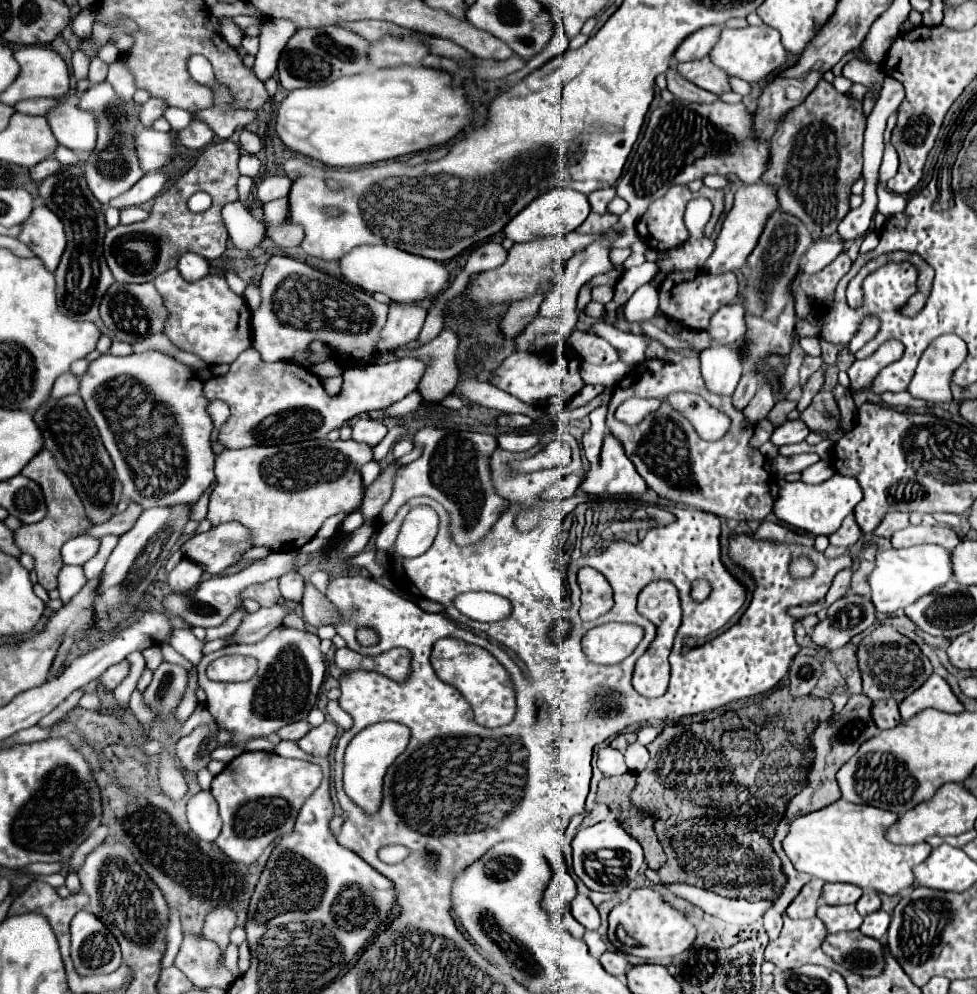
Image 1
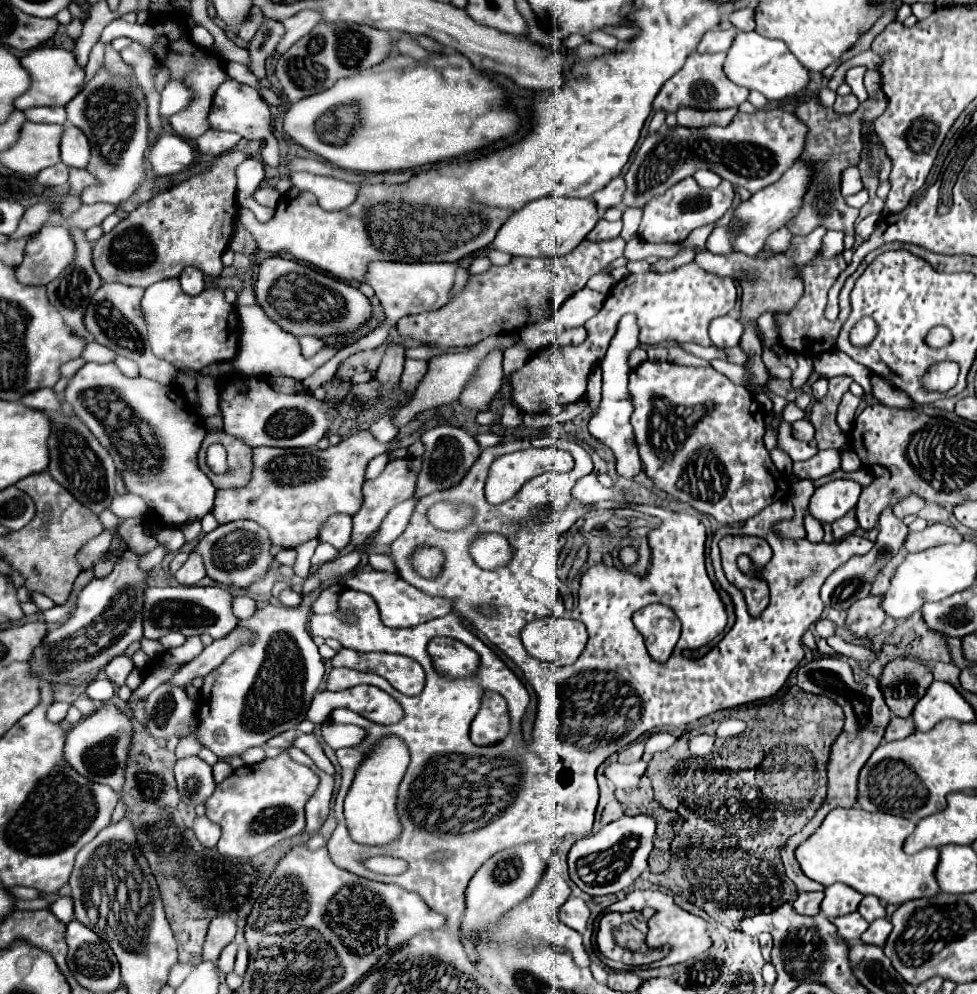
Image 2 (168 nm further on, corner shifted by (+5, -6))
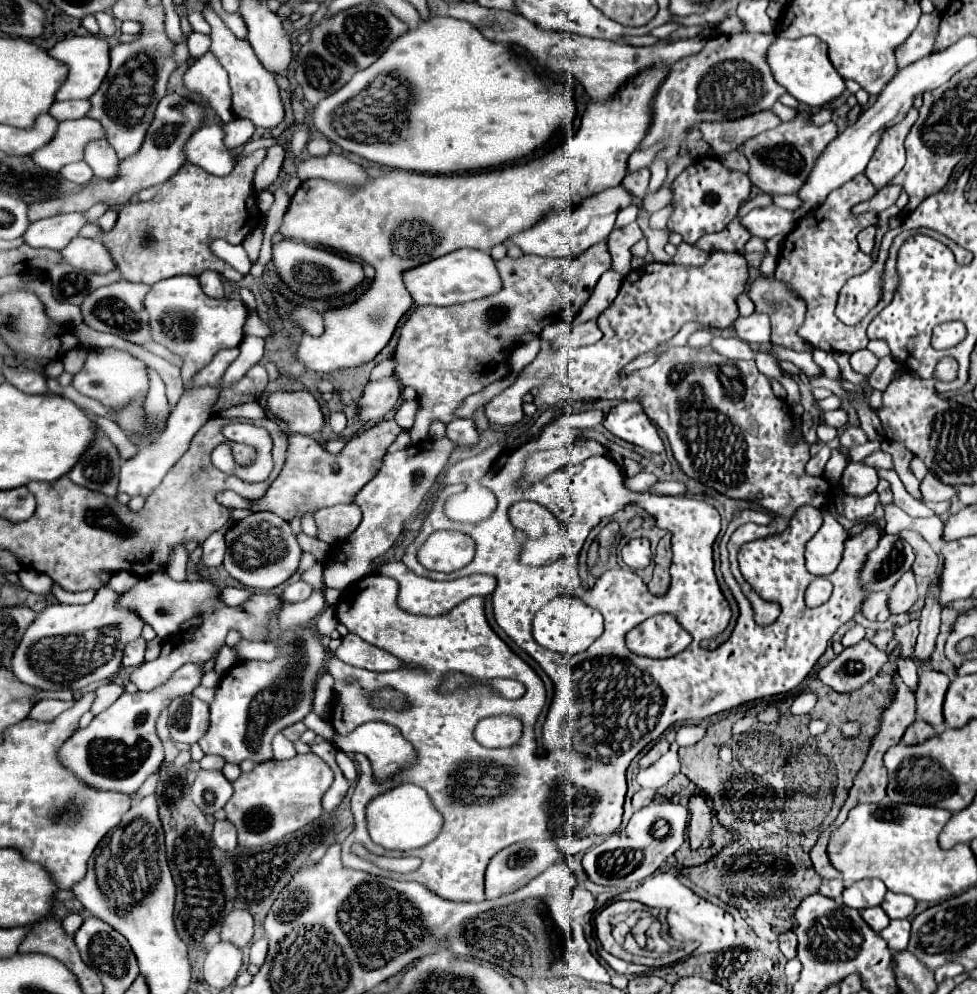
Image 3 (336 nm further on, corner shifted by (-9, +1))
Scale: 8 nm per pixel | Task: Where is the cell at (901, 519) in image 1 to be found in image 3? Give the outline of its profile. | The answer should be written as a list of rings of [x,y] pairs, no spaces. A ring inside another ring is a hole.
[[[931,473],[925,475],[925,479],[921,481],[921,487],[919,487],[919,489],[921,489],[921,495],[923,495],[925,499],[929,499],[929,501],[949,501],[949,499],[957,493],[955,487],[941,483],[941,481],[935,479],[935,475],[931,475]]]

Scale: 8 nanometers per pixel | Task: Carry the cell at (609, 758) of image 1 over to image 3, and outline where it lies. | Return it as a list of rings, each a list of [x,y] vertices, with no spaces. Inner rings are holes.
[[[673,743],[669,753],[663,755],[657,763],[653,763],[649,769],[639,769],[635,779],[641,787],[653,787],[659,789],[663,785],[667,785],[675,775],[681,773],[681,763],[679,763],[679,755],[677,755],[679,745]]]

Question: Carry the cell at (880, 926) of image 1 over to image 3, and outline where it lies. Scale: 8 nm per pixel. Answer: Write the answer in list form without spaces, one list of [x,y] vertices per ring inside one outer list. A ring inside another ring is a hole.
[[[897,919],[891,921],[889,927],[881,931],[881,937],[889,943],[891,951],[905,951],[909,943],[909,931],[911,931],[911,923],[907,919]]]

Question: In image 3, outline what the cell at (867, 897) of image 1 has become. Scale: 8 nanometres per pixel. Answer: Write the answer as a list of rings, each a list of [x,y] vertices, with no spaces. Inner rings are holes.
[[[887,891],[885,901],[881,903],[883,911],[889,915],[889,919],[907,919],[913,915],[917,901],[909,895],[899,895],[899,893],[891,893]]]

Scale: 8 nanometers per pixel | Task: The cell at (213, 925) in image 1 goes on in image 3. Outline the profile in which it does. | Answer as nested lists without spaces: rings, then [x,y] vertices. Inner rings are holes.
[[[243,909],[231,911],[231,915],[227,915],[225,925],[221,929],[221,939],[231,941],[237,947],[249,945],[249,941],[253,939],[253,917],[251,917],[251,913],[243,911]]]

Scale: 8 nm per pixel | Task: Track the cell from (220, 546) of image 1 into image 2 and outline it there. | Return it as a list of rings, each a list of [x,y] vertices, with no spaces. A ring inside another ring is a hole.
[[[237,520],[217,526],[213,532],[205,534],[193,548],[193,552],[201,554],[207,576],[229,588],[247,588],[255,580],[263,578],[273,560],[269,550],[271,550],[271,542],[267,530],[263,530],[257,522],[251,520]]]

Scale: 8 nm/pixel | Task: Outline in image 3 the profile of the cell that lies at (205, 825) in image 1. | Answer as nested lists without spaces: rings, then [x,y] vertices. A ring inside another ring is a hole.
[[[215,821],[213,827],[213,843],[221,849],[221,851],[233,851],[237,847],[237,831],[235,825],[229,821]]]

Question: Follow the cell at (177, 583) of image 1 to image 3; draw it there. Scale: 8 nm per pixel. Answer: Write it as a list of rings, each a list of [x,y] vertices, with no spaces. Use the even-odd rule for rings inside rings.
[[[215,531],[209,539],[205,539],[205,543],[201,547],[203,547],[203,565],[217,567],[223,563],[223,555],[225,555],[223,531]]]

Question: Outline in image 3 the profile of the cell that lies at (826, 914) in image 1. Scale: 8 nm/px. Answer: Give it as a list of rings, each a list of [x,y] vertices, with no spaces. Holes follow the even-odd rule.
[[[869,907],[869,909],[863,909],[861,915],[863,915],[863,919],[869,923],[869,927],[871,927],[875,933],[883,931],[883,929],[889,925],[889,921],[891,921],[891,919],[885,915],[885,911],[883,911],[881,907]]]

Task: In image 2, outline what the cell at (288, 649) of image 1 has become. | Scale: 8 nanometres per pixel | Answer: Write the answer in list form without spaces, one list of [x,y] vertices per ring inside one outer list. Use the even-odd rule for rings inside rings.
[[[353,550],[333,562],[327,562],[317,570],[321,586],[303,598],[301,606],[265,606],[259,608],[253,618],[240,620],[239,626],[255,630],[257,642],[235,650],[217,670],[211,670],[203,678],[199,696],[199,740],[205,748],[213,750],[219,758],[233,758],[243,754],[251,746],[263,746],[269,738],[295,728],[307,718],[311,700],[323,680],[323,658],[311,636],[305,630],[309,608],[323,588],[335,578],[351,572],[361,560],[361,552]]]

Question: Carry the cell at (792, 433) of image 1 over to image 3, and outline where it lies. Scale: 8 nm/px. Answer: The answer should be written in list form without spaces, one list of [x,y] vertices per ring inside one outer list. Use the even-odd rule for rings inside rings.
[[[835,409],[835,411],[823,413],[823,423],[831,425],[831,427],[837,427],[837,429],[839,427],[845,427],[847,421],[849,421],[849,417],[847,417],[847,411],[845,409]]]

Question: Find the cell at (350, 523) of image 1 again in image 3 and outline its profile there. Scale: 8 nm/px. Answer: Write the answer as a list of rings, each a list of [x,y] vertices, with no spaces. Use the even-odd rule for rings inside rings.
[[[355,503],[349,505],[333,505],[319,509],[315,513],[317,523],[317,539],[333,545],[345,541],[361,523],[361,511]]]

